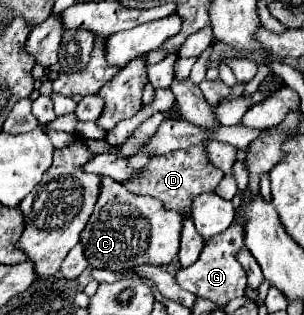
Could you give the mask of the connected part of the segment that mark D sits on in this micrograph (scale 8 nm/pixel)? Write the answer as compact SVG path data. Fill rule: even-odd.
M201 145L197 147L187 147L181 151L173 151L169 155L155 155L149 159L149 163L143 167L141 173L135 173L129 181L125 181L123 185L137 193L137 195L151 195L163 201L165 209L177 211L179 215L187 217L191 211L191 203L197 195L207 193L207 191L215 191L215 187L221 183L223 179L223 171L213 167L207 159L207 153Z

